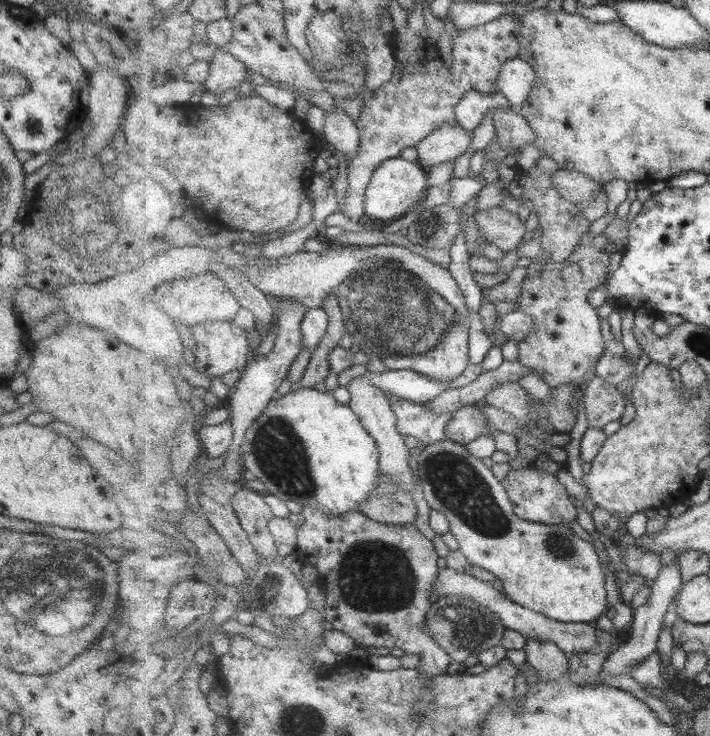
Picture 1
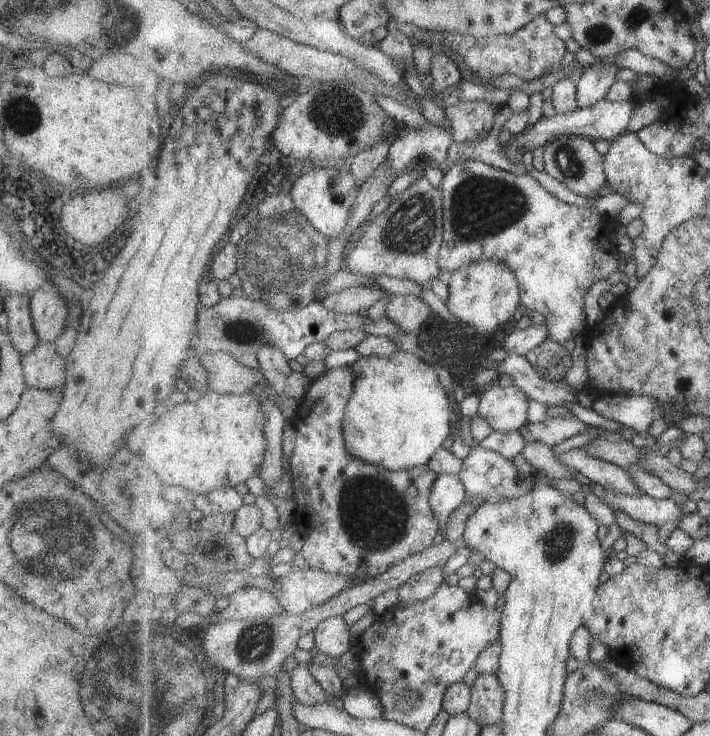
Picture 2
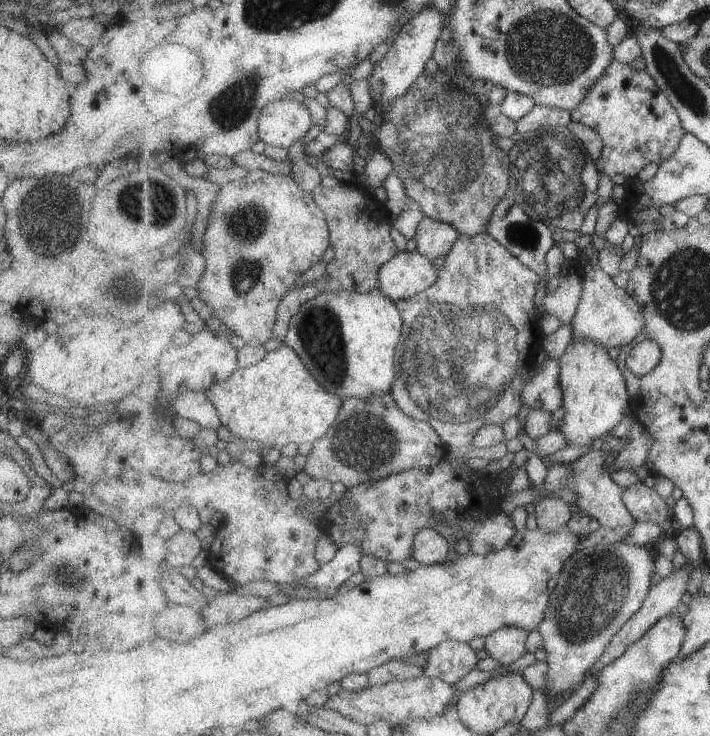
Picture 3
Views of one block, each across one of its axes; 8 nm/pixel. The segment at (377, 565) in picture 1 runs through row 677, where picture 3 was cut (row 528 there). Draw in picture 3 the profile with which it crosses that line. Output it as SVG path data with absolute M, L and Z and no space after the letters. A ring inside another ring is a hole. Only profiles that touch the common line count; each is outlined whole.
M424 528L414 540L413 556L421 565L441 564L450 556L450 542L435 528Z

